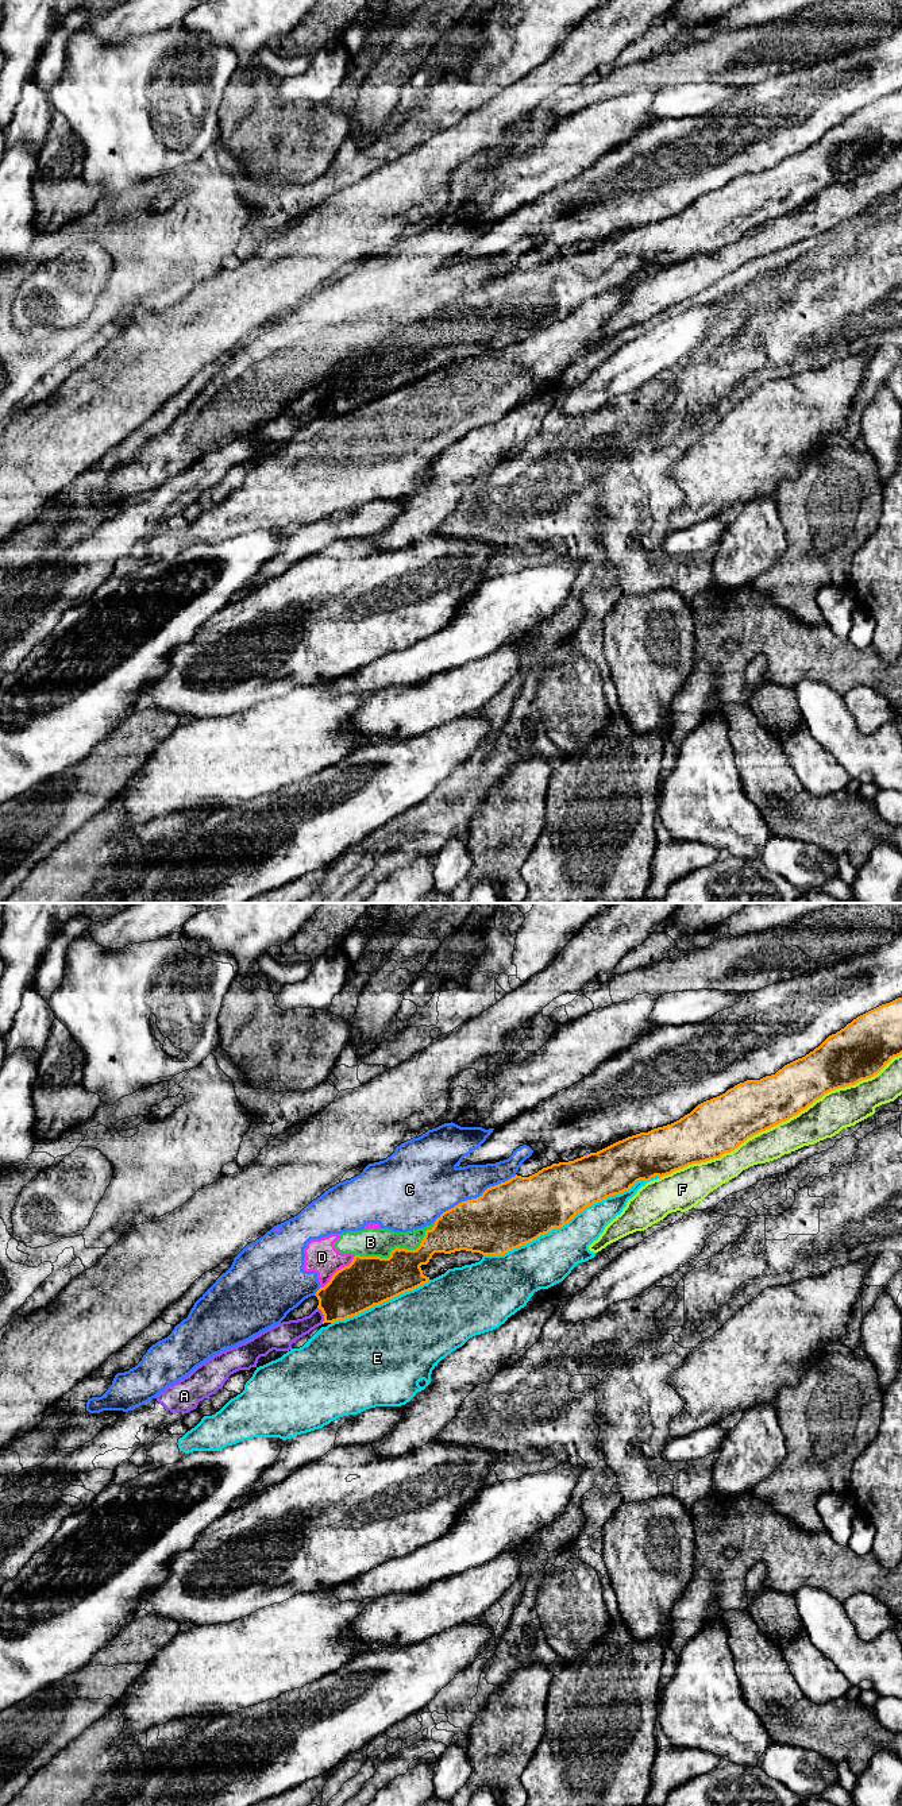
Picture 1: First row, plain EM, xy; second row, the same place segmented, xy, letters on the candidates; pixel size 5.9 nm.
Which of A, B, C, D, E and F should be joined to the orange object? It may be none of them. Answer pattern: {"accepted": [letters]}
{"accepted": []}

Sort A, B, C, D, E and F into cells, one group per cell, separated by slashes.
A / B C D / E / F

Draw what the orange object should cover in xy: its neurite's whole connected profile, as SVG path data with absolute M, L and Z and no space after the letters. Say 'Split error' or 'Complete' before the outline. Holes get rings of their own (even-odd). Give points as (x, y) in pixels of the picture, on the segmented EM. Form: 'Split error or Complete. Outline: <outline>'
Complete. Outline: M898 997L857 1016L840 1031L829 1035L813 1051L785 1065L775 1074L740 1083L725 1093L698 1104L690 1114L671 1124L628 1137L574 1161L552 1164L529 1177L516 1174L505 1182L487 1188L479 1197L462 1201L443 1212L436 1219L435 1226L425 1231L425 1236L416 1250L396 1247L389 1258L355 1255L348 1266L338 1270L329 1282L315 1294L319 1300L317 1308L324 1315L323 1324L356 1316L374 1305L379 1305L427 1284L429 1277L423 1274L420 1266L427 1265L435 1253L451 1254L466 1250L482 1255L504 1255L537 1239L540 1235L548 1234L554 1228L563 1227L586 1207L629 1191L640 1180L649 1181L655 1176L663 1177L689 1165L720 1158L722 1154L737 1149L748 1138L798 1115L825 1093L874 1077L894 1057L901 1054L902 997Z

